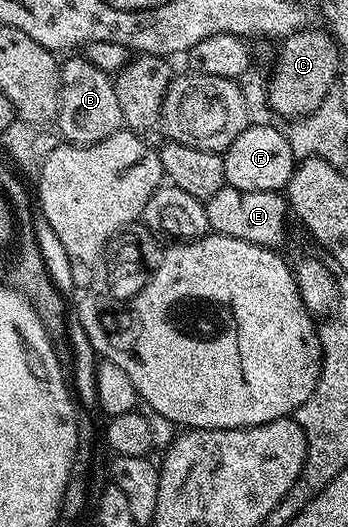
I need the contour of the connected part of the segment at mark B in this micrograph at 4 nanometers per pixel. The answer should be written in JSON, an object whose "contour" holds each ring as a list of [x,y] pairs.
{"contour":[[[86,57],[62,60],[59,69],[59,113],[57,124],[66,142],[71,145],[88,147],[90,143],[105,141],[113,133],[124,130],[121,105],[117,102],[114,78],[106,75]]]}

